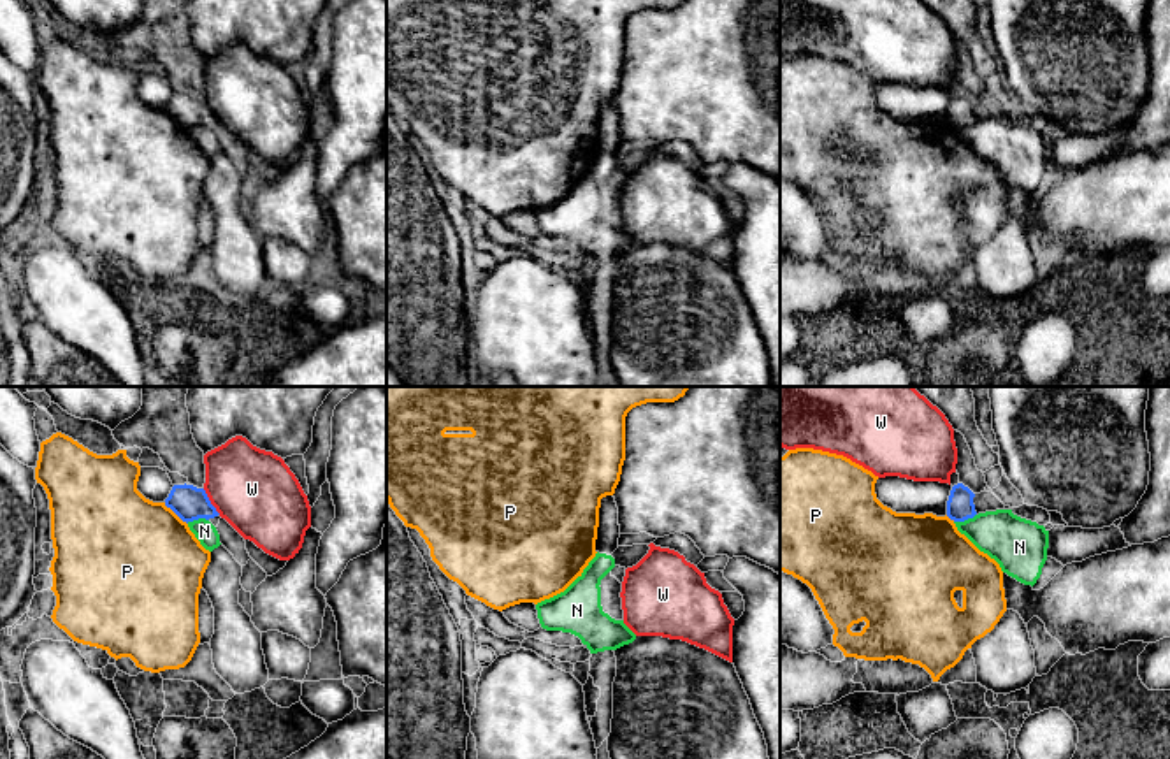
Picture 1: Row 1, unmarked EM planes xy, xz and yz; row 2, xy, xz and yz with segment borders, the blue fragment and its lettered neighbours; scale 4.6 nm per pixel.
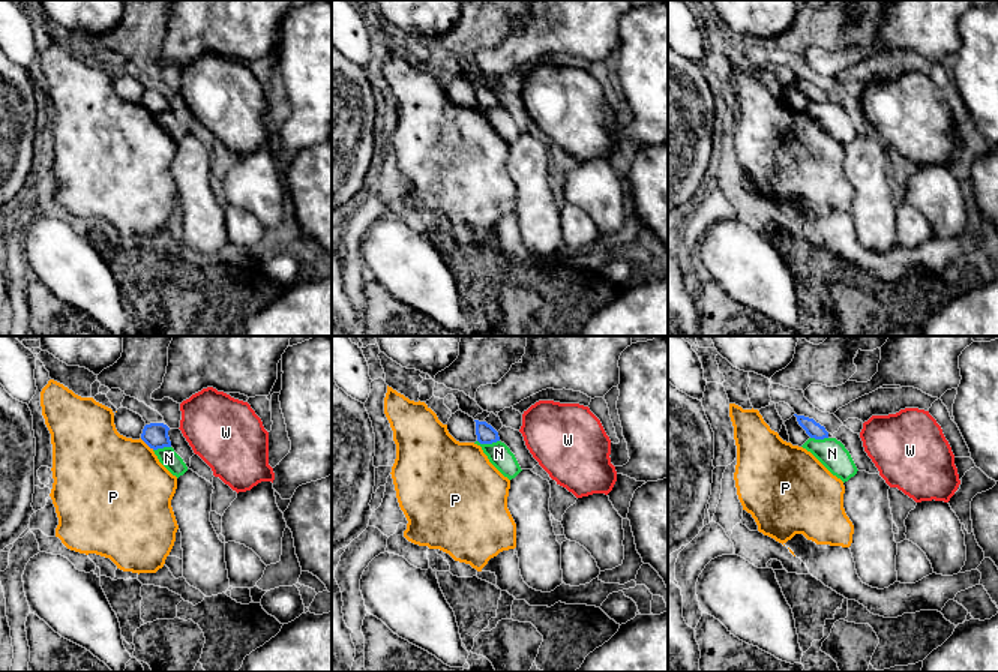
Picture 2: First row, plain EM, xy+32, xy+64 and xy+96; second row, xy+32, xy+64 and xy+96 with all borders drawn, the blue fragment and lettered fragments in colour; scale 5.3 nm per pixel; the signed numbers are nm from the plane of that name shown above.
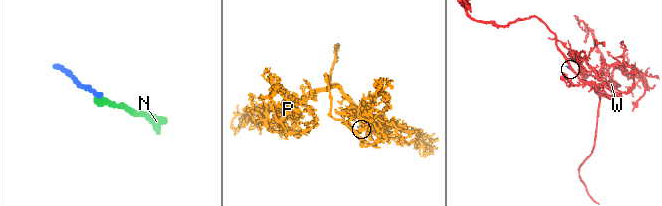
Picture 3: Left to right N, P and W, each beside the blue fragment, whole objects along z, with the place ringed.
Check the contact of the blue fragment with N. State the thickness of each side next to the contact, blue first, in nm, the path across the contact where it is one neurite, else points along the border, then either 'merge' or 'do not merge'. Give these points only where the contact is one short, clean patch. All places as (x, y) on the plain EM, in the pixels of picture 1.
calibres 130 and 240 nm; way yz (960, 113), (965, 125), (1012, 148); merge

